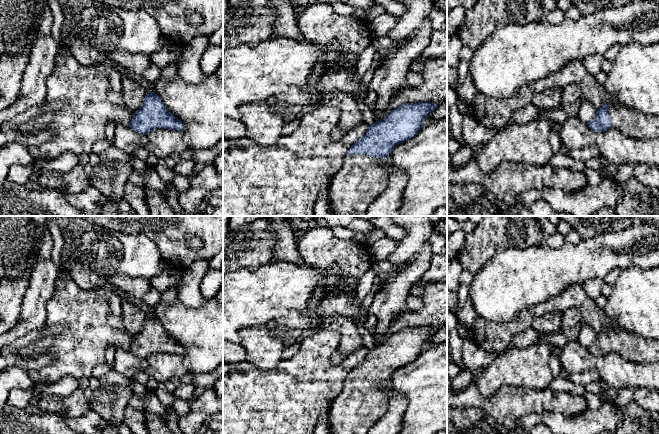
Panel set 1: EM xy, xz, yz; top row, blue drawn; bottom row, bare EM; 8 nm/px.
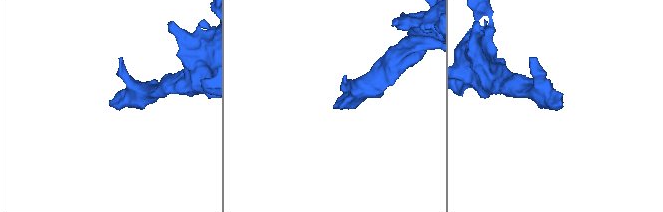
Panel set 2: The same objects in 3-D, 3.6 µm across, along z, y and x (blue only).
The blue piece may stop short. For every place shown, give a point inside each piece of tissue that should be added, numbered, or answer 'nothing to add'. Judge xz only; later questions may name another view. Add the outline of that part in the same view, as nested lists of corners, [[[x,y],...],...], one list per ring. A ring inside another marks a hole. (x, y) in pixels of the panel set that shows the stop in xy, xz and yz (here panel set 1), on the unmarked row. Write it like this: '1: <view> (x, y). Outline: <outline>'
1: xz (360, 403). Outline: [[[346,379],[341,393],[333,400],[329,412],[332,434],[367,434],[372,424],[386,411],[388,404],[384,391],[377,388],[378,382],[368,379]]]

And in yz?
1: yz (630, 346). Outline: [[[618,327],[608,331],[611,348],[622,358],[637,363],[659,362],[659,339],[644,338]]]

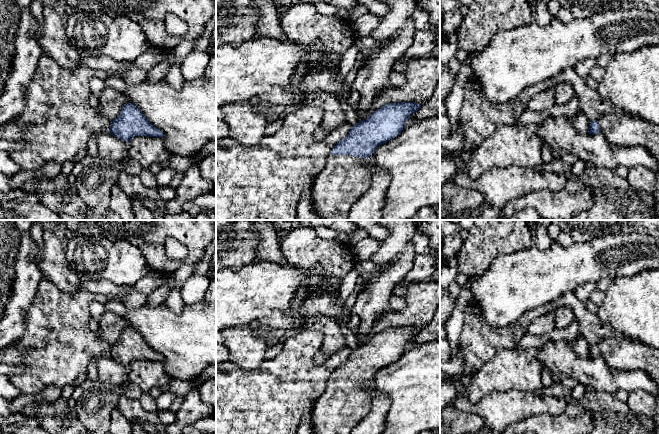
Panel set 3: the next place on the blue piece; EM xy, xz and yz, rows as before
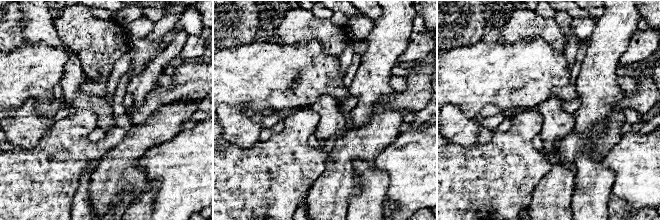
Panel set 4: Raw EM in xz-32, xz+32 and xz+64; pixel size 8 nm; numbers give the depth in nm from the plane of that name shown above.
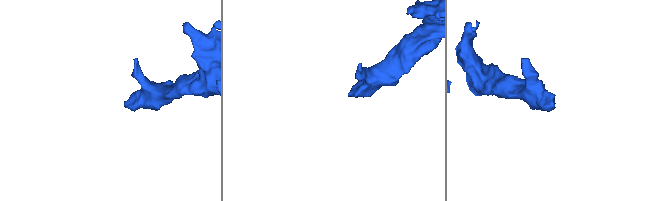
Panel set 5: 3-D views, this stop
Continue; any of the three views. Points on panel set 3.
1: xz (343, 403). Outline: [[[329,379],[324,393],[316,400],[312,412],[315,434],[350,434],[355,424],[369,411],[371,404],[367,391],[360,388],[361,382],[351,379]]]

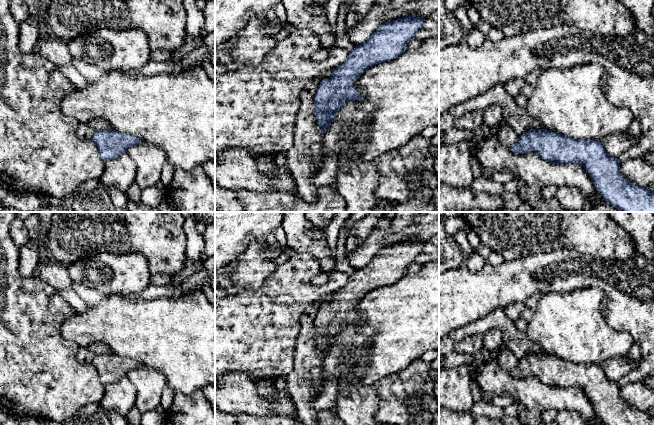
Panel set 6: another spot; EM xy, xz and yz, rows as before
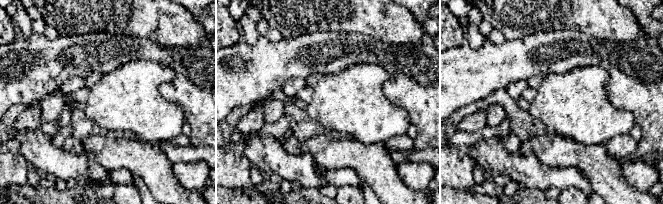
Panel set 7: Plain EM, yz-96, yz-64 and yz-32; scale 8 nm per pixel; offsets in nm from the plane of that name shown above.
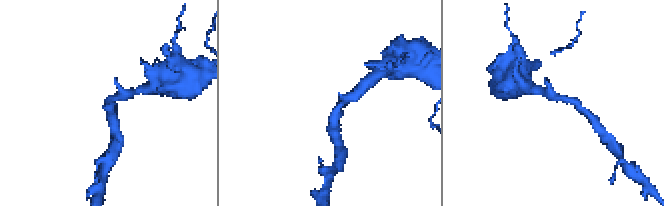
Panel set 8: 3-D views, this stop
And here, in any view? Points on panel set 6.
nothing to add

